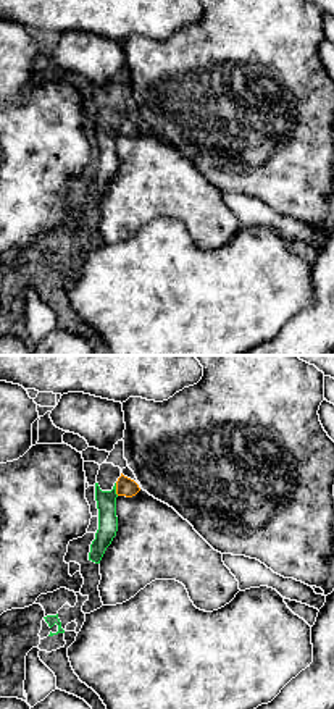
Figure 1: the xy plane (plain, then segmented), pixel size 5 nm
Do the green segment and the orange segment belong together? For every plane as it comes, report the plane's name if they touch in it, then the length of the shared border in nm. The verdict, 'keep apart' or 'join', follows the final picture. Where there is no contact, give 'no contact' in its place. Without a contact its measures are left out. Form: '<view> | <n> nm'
xy | 70 nm

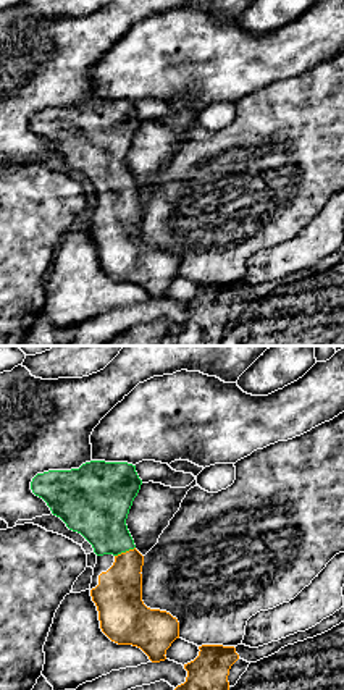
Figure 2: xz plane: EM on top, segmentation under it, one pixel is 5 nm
xz | 120 nm

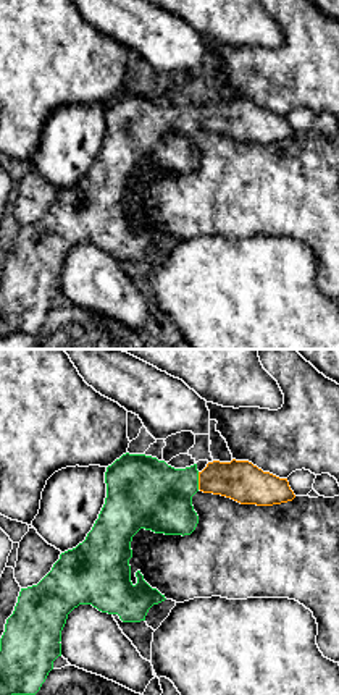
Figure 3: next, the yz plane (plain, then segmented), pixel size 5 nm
yz | 90 nm

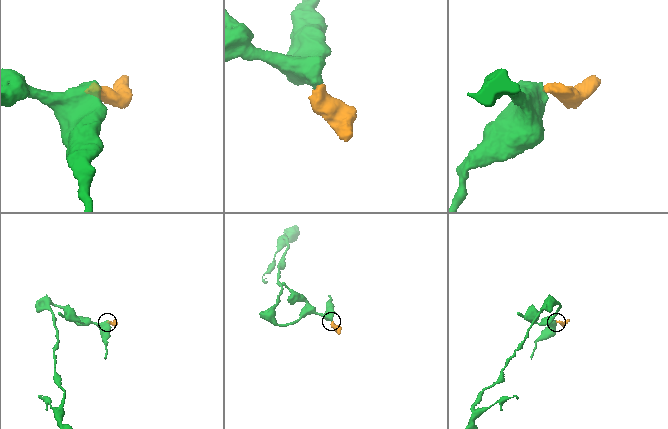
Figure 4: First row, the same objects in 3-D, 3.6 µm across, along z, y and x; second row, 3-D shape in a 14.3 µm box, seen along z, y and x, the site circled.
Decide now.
join

